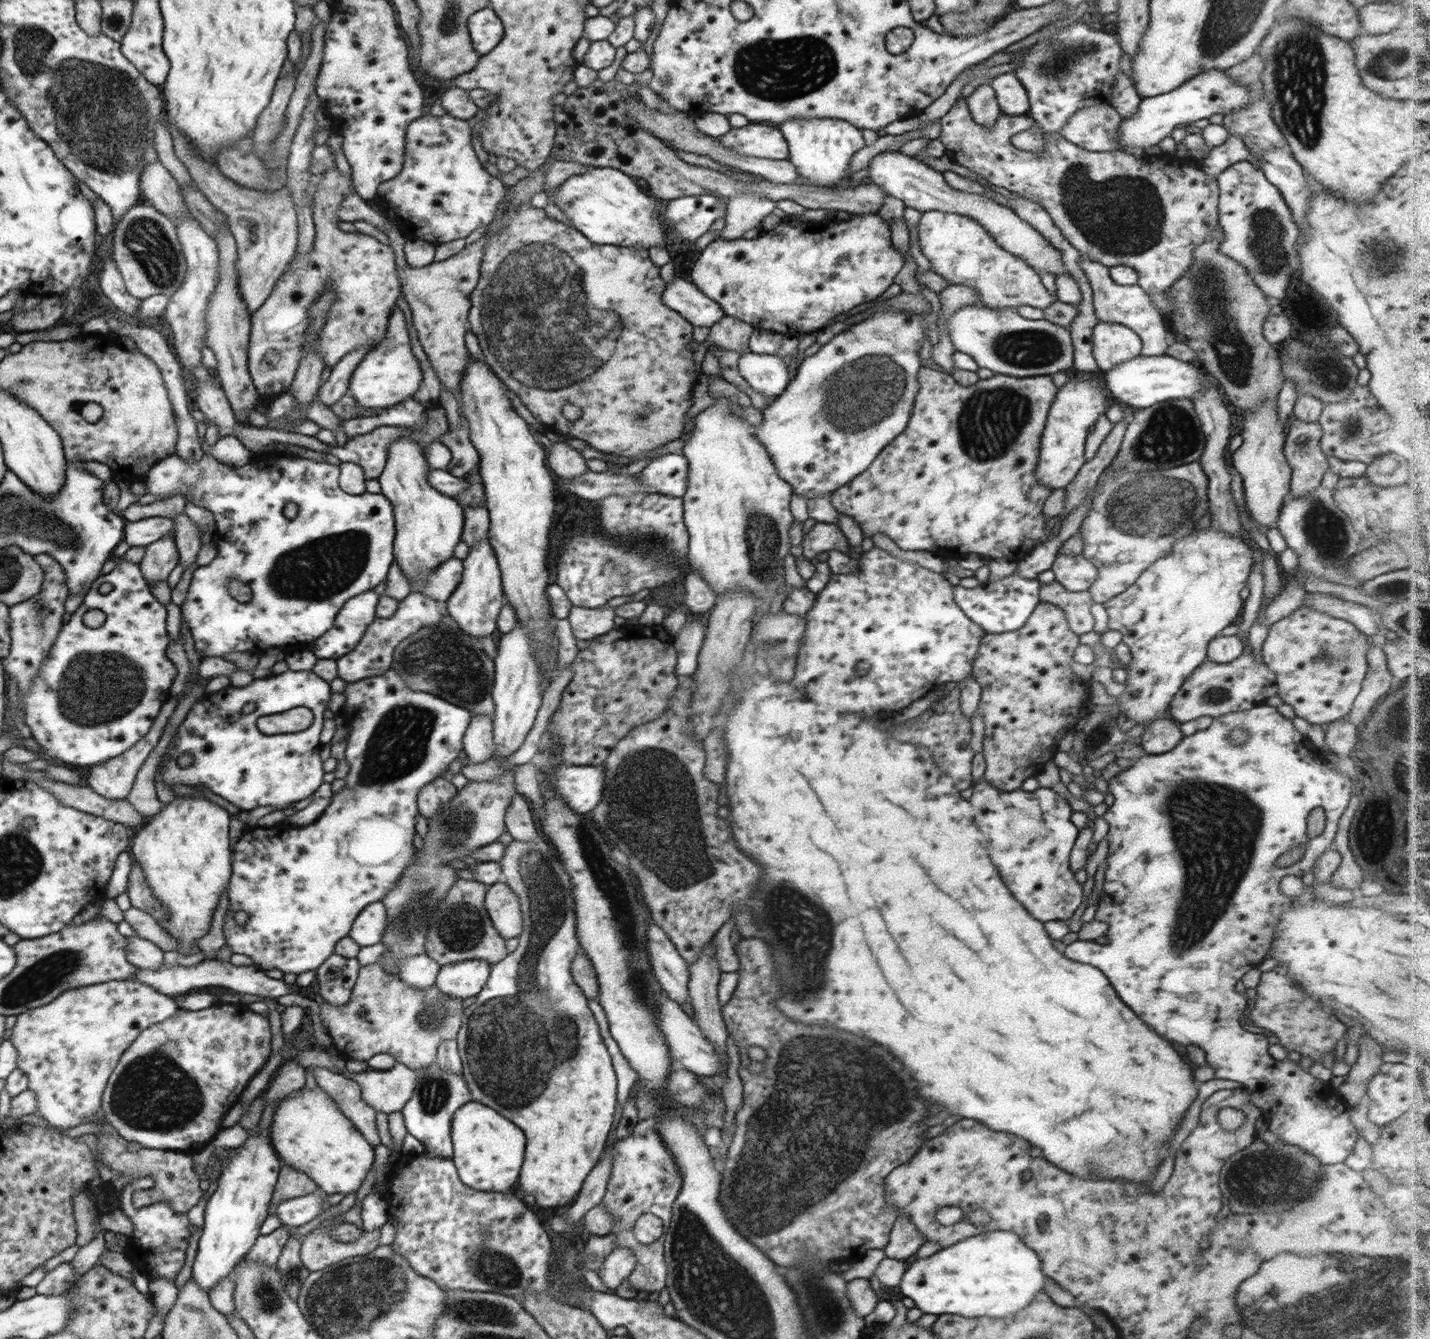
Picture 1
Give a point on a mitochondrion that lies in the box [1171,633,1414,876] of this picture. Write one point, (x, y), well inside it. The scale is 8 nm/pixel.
(1214, 695)

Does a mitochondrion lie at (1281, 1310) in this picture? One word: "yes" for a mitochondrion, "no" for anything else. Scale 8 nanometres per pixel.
yes

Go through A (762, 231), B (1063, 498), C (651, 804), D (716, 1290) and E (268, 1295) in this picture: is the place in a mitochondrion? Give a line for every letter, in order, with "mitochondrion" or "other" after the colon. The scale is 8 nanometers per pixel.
A: other
B: other
C: mitochondrion
D: mitochondrion
E: mitochondrion

